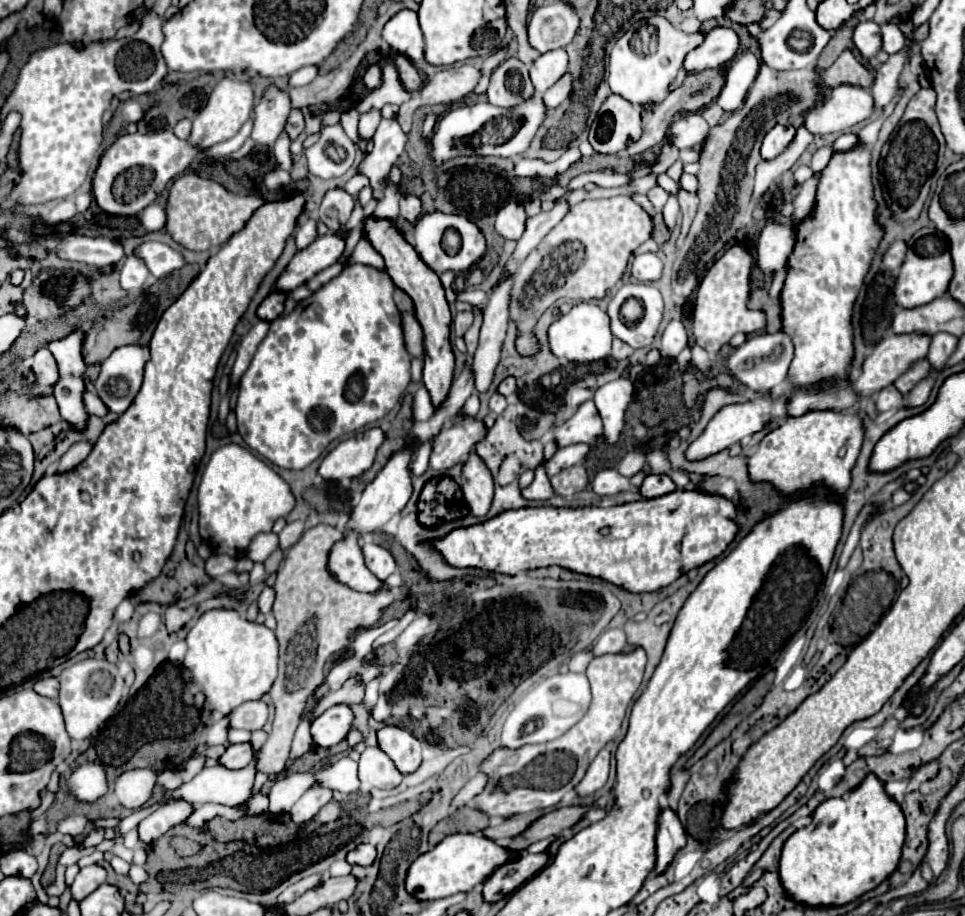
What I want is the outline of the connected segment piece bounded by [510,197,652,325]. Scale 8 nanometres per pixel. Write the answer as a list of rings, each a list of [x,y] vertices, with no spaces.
[[[612,197],[612,199],[586,199],[570,207],[570,213],[540,241],[540,245],[522,261],[520,269],[514,275],[514,291],[510,315],[518,323],[520,319],[530,321],[532,325],[538,317],[556,301],[556,299],[572,299],[572,301],[596,301],[606,295],[624,275],[630,253],[650,239],[652,235],[652,219],[648,213],[638,207],[630,197]]]

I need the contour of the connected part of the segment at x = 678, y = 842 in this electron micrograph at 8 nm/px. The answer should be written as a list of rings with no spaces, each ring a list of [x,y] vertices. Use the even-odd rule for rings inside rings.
[[[666,807],[658,815],[658,833],[656,833],[656,873],[662,873],[668,863],[674,859],[674,853],[686,845],[686,831],[678,815]]]

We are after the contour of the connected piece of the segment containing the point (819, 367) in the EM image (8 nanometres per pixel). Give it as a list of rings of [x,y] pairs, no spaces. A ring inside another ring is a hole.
[[[858,145],[846,153],[834,153],[828,167],[822,171],[814,211],[798,225],[796,245],[790,253],[788,275],[782,299],[782,331],[788,333],[794,341],[794,361],[790,365],[790,381],[796,387],[810,387],[818,381],[832,381],[838,377],[848,377],[846,365],[852,361],[852,305],[858,295],[858,289],[868,271],[870,259],[878,248],[884,229],[874,223],[874,197],[870,181],[870,151],[866,145]]]

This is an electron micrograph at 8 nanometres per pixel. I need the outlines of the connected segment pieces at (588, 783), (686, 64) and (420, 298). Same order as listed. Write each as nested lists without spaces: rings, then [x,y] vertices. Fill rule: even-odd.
[[[600,751],[596,755],[596,759],[592,761],[592,765],[586,771],[586,777],[580,781],[580,785],[576,787],[580,795],[590,795],[594,791],[598,791],[606,781],[608,781],[608,773],[610,773],[610,751]]]
[[[716,27],[704,37],[702,45],[692,49],[684,57],[682,69],[686,75],[698,75],[706,69],[718,69],[734,59],[738,47],[740,47],[738,35],[732,29]]]
[[[368,219],[364,225],[364,233],[366,233],[366,239],[374,245],[374,249],[384,257],[386,273],[390,275],[394,285],[400,287],[402,291],[406,291],[414,301],[414,313],[424,331],[424,385],[430,393],[434,409],[438,409],[450,393],[452,379],[454,379],[454,367],[456,367],[454,351],[450,345],[452,315],[450,315],[448,301],[444,297],[442,283],[440,283],[438,275],[418,257],[418,253],[414,253],[412,245],[406,243],[404,235],[394,227],[392,221]]]

